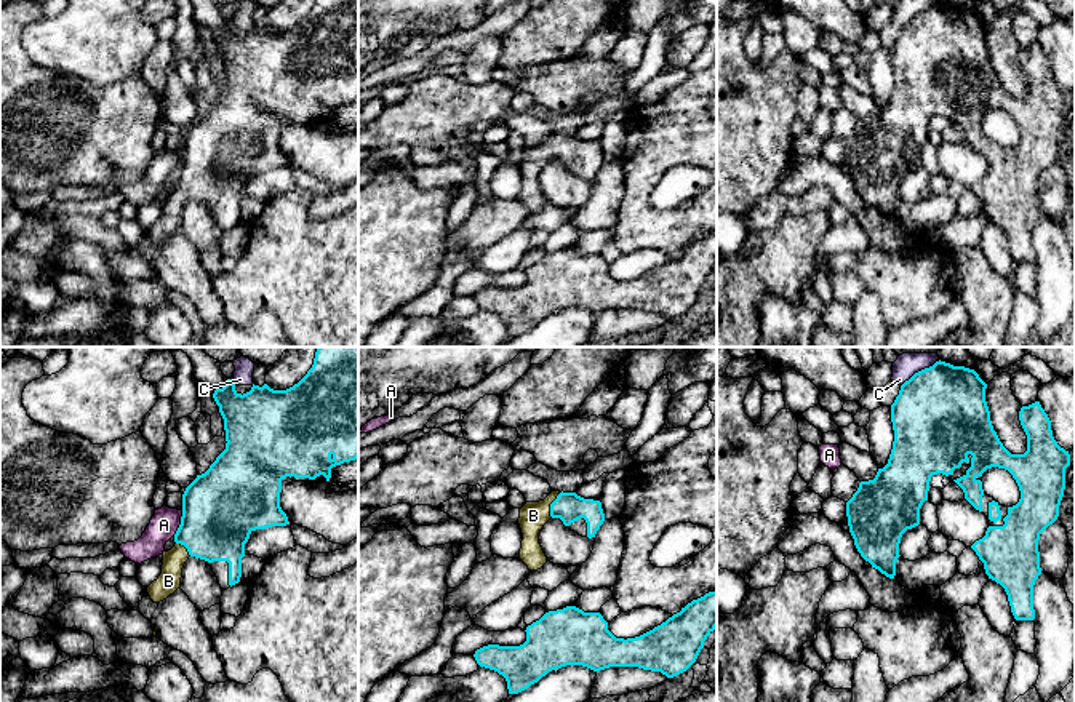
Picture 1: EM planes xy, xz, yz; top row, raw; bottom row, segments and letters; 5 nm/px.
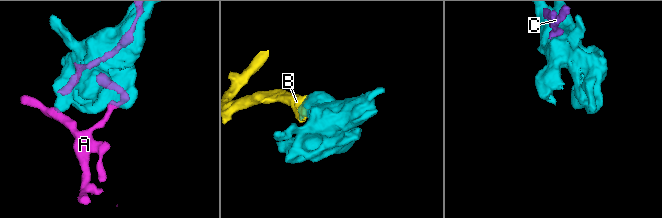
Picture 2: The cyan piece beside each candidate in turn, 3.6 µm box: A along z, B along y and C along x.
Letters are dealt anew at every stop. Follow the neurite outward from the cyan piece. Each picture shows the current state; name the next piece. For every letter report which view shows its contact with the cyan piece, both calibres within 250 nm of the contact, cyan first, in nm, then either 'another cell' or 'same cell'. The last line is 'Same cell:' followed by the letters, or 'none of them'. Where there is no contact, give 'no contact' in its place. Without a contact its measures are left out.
A: xy | 380/140 nm | another cell
B: xz | 150/140 nm | same cell
C: yz | 480/120 nm | another cell
Same cell: B

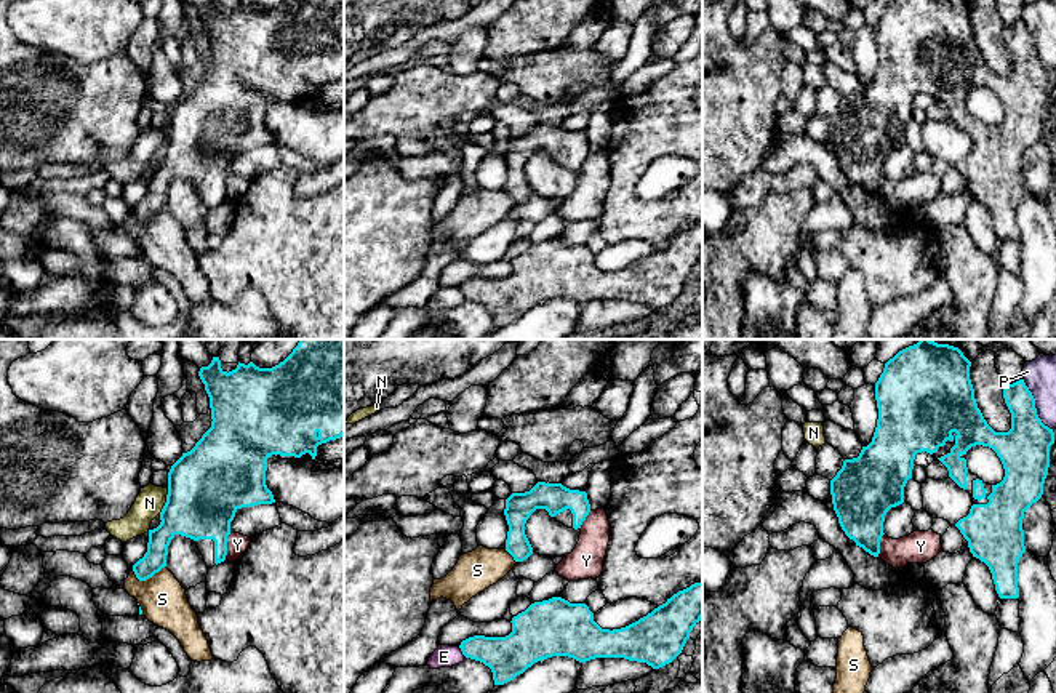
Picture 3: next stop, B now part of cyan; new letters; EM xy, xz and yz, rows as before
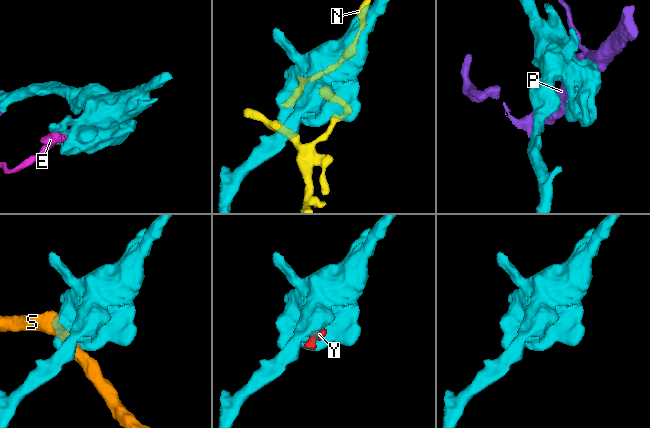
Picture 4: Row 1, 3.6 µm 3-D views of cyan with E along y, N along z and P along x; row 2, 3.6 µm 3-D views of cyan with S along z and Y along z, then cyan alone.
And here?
E: xz | 220/110 nm | another cell
N: xy | 380/140 nm | another cell
P: yz | 260/160 nm | another cell
S: xy | 110/240 nm | another cell
Y: xy | 360/100 nm | another cell
Same cell: none of them

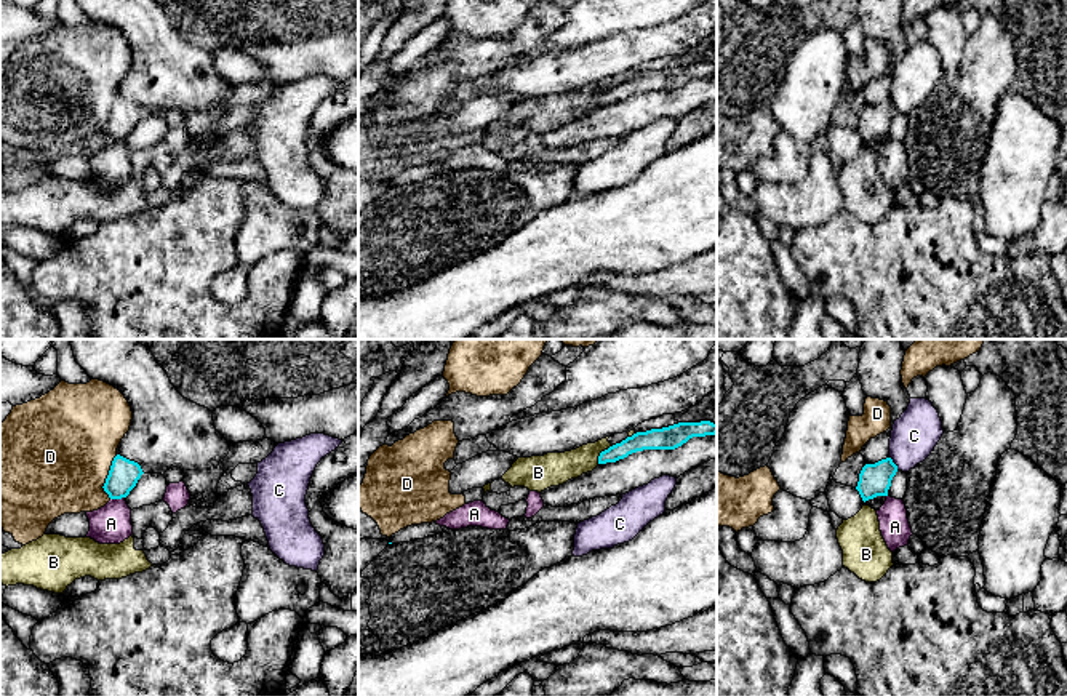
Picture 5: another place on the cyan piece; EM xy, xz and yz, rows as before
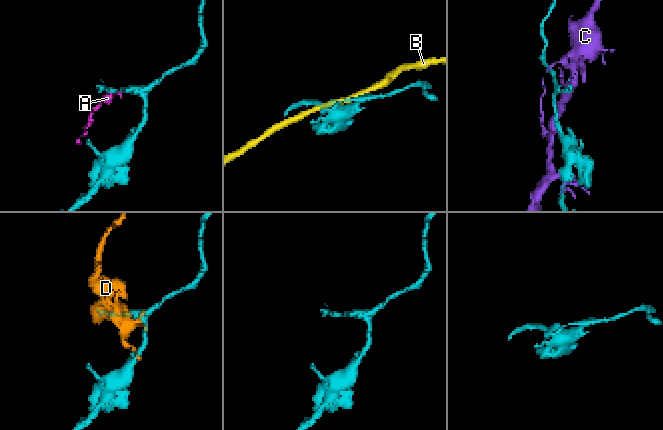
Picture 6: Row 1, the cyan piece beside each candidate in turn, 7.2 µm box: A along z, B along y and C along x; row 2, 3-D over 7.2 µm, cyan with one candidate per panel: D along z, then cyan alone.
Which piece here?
A: xy | 150/190 nm | another cell
B: xz | 100/160 nm | another cell
C: yz | 160/240 nm | another cell
D: xy | 150/480 nm | another cell
Same cell: none of them

